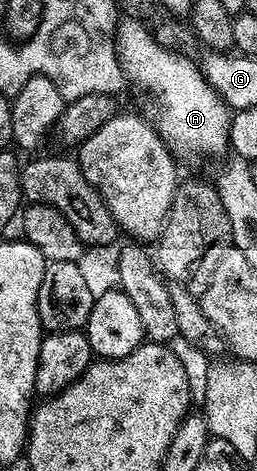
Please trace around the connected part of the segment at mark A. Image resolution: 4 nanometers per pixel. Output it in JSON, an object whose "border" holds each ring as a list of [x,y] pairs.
{"border":[[[125,16],[117,23],[117,59],[125,72],[128,85],[138,86],[146,90],[153,97],[153,114],[151,121],[157,130],[157,135],[165,141],[165,146],[178,159],[189,158],[192,154],[221,154],[224,155],[230,149],[229,124],[231,111],[224,100],[217,95],[215,88],[207,84],[207,80],[201,74],[200,67],[185,58],[184,53],[168,50],[167,47],[158,44],[153,37],[152,29],[140,22],[140,17]]]}

